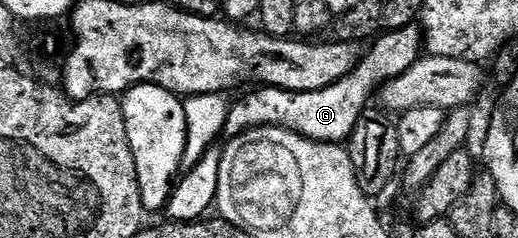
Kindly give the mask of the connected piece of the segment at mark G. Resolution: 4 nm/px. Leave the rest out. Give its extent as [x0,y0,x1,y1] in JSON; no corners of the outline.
[225,22,424,144]

